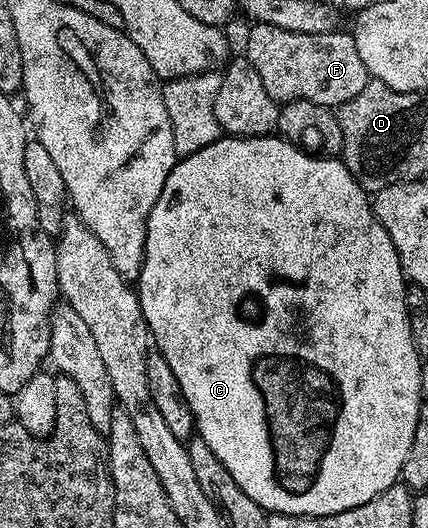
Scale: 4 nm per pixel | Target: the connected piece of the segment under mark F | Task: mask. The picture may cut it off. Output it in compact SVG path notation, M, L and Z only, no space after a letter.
M253 24L250 29L245 36L244 59L255 66L263 87L275 101L306 100L336 109L355 98L371 78L348 31L295 34L295 30L279 30L279 26L266 24Z

